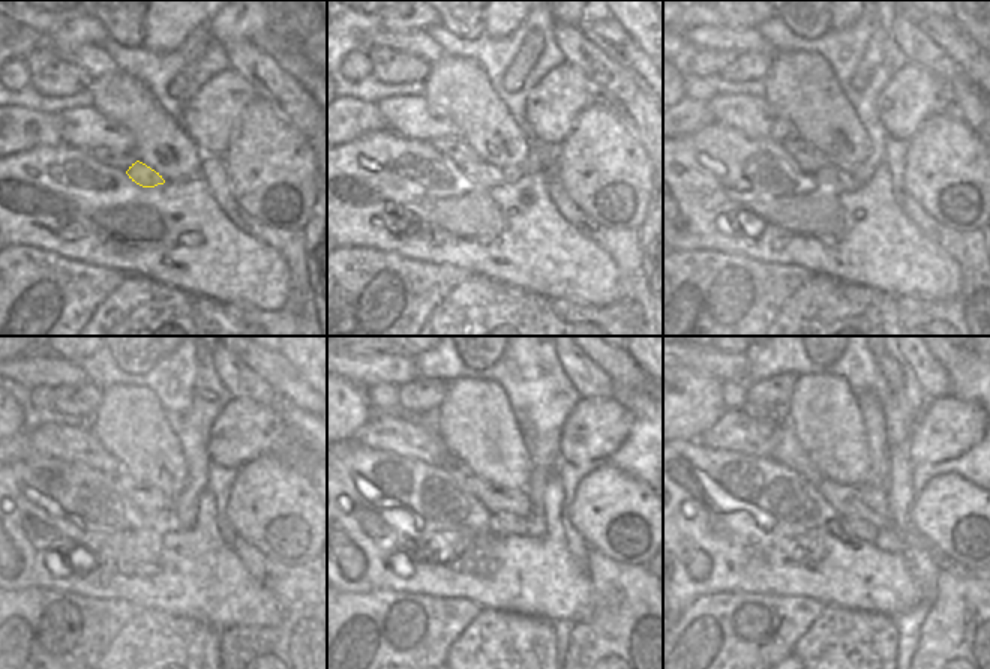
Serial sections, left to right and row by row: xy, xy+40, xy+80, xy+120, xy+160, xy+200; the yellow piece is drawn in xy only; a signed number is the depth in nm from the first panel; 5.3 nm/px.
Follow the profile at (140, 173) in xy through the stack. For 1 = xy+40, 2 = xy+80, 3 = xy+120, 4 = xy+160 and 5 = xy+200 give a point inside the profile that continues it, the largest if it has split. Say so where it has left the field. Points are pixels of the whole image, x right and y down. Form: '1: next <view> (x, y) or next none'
1: next xy+40 (485, 174)
2: next xy+80 (828, 177)
3: next xy+120 (165, 519)
4: next xy+160 (534, 527)
5: next xy+200 (861, 530)

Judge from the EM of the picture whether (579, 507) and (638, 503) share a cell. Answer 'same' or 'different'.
same

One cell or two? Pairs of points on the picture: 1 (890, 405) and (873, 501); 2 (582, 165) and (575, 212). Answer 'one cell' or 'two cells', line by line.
1: two cells
2: two cells

